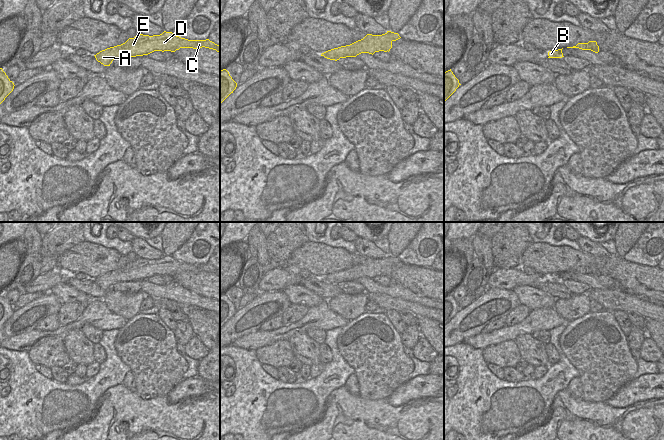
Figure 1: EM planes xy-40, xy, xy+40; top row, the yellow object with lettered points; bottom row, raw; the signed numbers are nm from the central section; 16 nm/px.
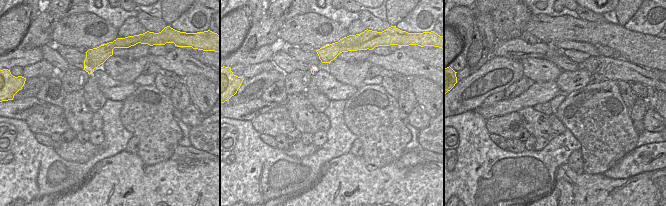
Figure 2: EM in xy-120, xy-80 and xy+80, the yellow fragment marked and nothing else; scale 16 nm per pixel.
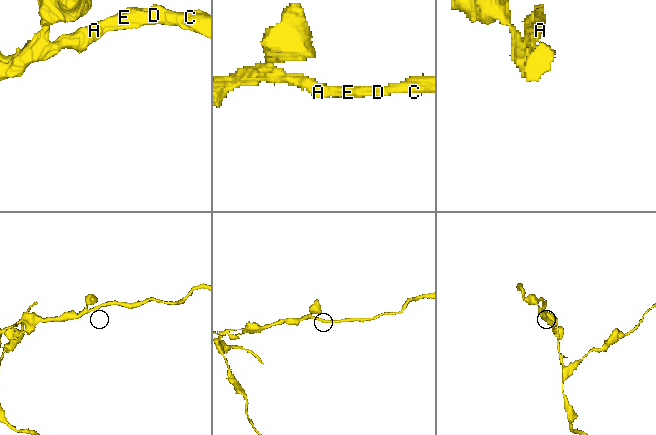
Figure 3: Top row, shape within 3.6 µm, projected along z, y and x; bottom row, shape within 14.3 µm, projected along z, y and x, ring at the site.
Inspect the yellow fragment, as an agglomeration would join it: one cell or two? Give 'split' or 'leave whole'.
leave whole

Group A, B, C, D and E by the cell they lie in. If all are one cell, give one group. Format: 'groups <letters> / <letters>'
groups A B C D E

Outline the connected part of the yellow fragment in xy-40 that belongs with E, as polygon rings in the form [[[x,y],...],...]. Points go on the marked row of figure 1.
[[[164,31],[160,35],[153,36],[137,34],[134,38],[129,38],[125,43],[102,50],[94,56],[104,66],[110,66],[112,61],[118,58],[143,56],[154,51],[175,52],[180,48],[200,49],[202,47],[220,52],[220,45],[209,39],[188,40],[176,36],[172,32]]]

